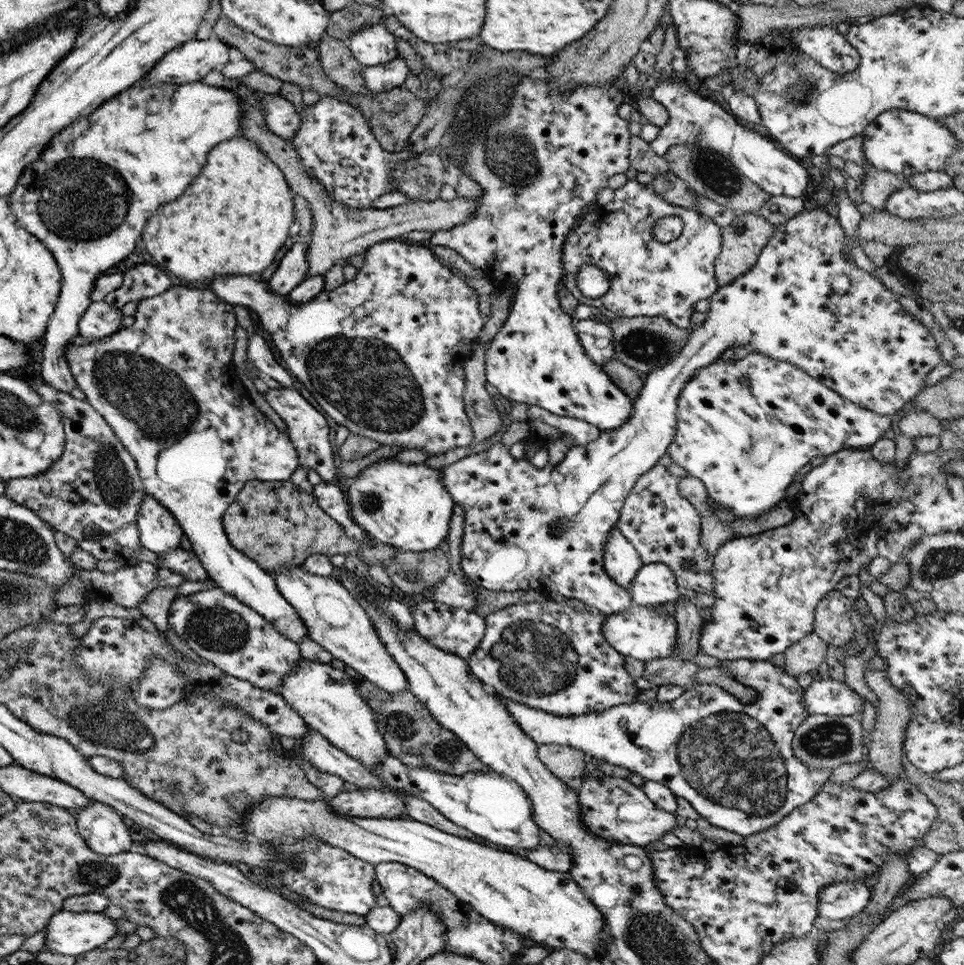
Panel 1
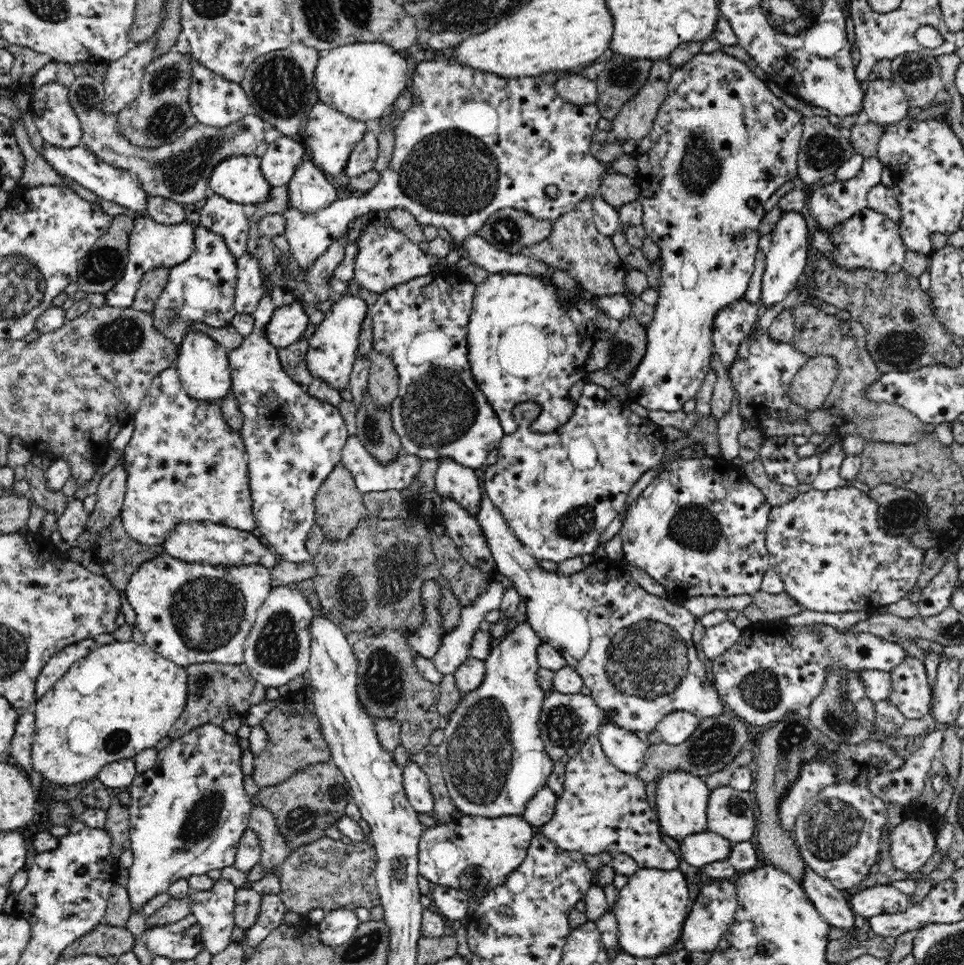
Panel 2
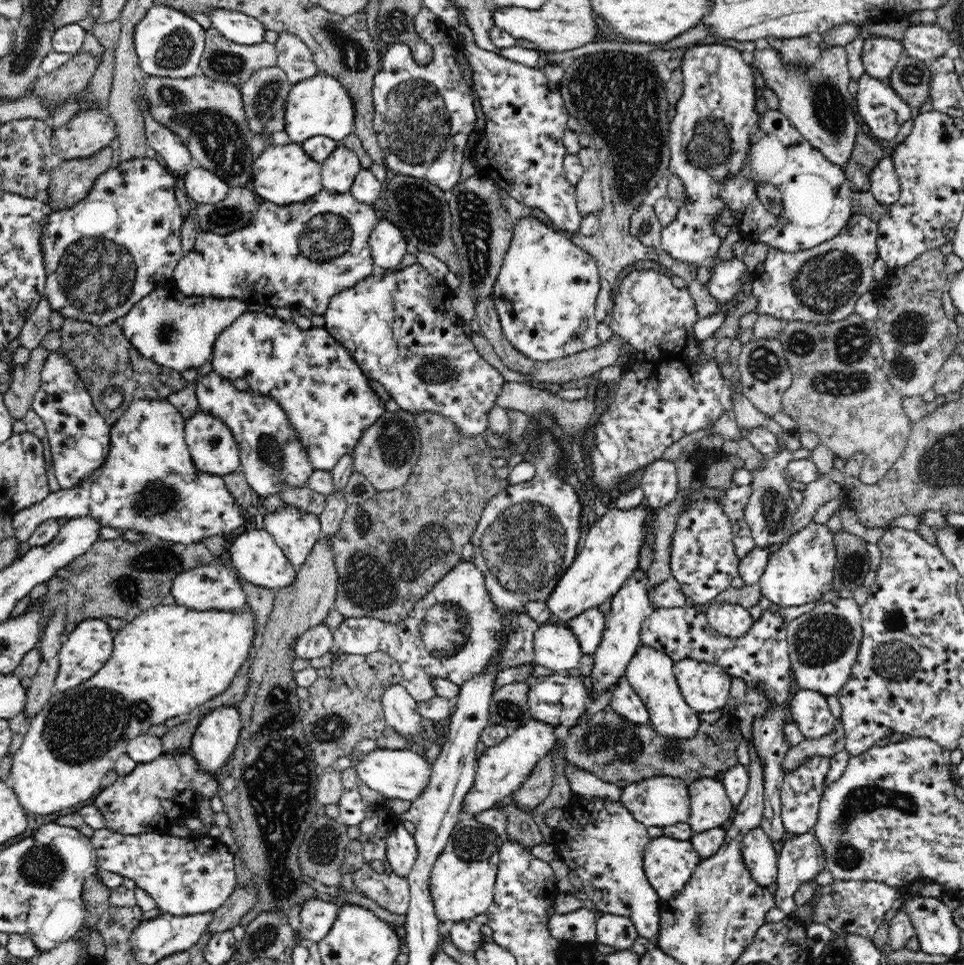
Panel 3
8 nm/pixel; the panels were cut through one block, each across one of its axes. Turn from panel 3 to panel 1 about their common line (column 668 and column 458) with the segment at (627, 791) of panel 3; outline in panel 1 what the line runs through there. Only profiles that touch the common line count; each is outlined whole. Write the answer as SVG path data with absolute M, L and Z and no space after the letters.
M387 751L374 767L386 786L428 802L447 820L466 828L471 834L512 850L531 849L539 844L539 829L532 819L532 804L525 791L513 780L496 772L467 772L453 776L428 768L409 768Z

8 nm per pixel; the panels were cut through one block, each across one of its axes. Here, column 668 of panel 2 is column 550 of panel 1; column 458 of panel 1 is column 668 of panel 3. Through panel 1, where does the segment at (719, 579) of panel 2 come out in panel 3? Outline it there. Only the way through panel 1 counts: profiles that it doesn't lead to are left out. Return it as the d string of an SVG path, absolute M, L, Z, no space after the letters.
M656 460L639 474L639 486L643 491L645 504L658 510L668 505L677 495L679 489L676 469L672 460Z

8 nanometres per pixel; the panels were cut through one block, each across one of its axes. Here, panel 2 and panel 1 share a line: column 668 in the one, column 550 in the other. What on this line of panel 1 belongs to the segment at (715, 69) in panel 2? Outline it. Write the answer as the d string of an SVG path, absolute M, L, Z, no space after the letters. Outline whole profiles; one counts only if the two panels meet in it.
M521 76L505 112L465 139L465 164L458 170L477 182L482 191L472 215L448 229L432 232L427 243L455 251L464 262L476 266L492 280L493 290L502 286L512 288L506 319L484 350L484 377L499 391L498 396L591 423L600 431L623 425L632 402L585 354L575 334L573 319L561 310L556 293L560 292L558 284L564 278L560 258L567 232L585 206L596 204L597 193L606 188L607 180L630 167L627 121L617 116L623 95L611 85L583 84L570 91L556 91L550 89L550 82L544 77Z

